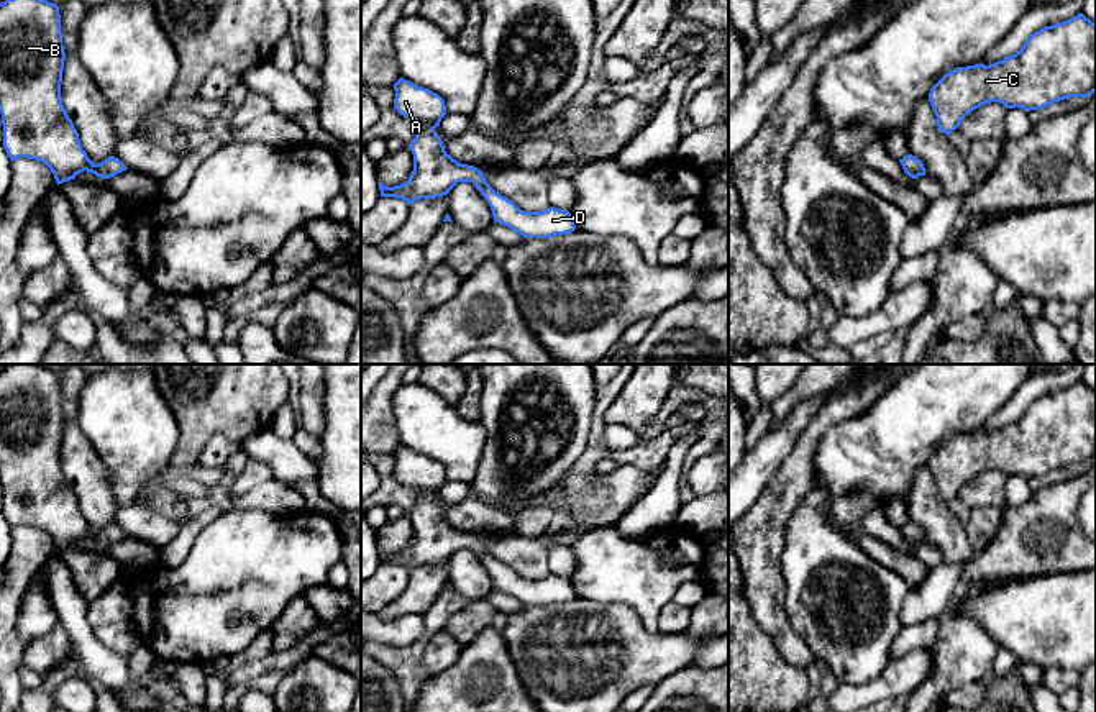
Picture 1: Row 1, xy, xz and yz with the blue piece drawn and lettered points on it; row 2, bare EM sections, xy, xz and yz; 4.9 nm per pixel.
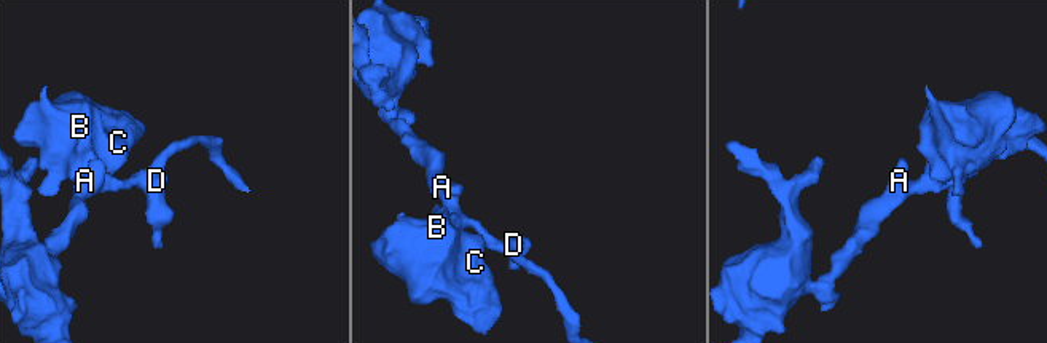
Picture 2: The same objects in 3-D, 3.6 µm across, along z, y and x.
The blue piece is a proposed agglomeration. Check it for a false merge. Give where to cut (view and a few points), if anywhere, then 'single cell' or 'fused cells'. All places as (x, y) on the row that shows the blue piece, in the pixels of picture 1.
no cut | single cell

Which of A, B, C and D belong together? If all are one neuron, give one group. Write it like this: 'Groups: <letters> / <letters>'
Groups: A B C D

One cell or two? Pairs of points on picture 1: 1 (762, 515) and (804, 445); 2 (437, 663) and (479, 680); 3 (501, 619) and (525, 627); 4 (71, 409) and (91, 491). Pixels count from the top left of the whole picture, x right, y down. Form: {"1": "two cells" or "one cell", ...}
{"1": "one cell", "2": "two cells", "3": "two cells", "4": "one cell"}

